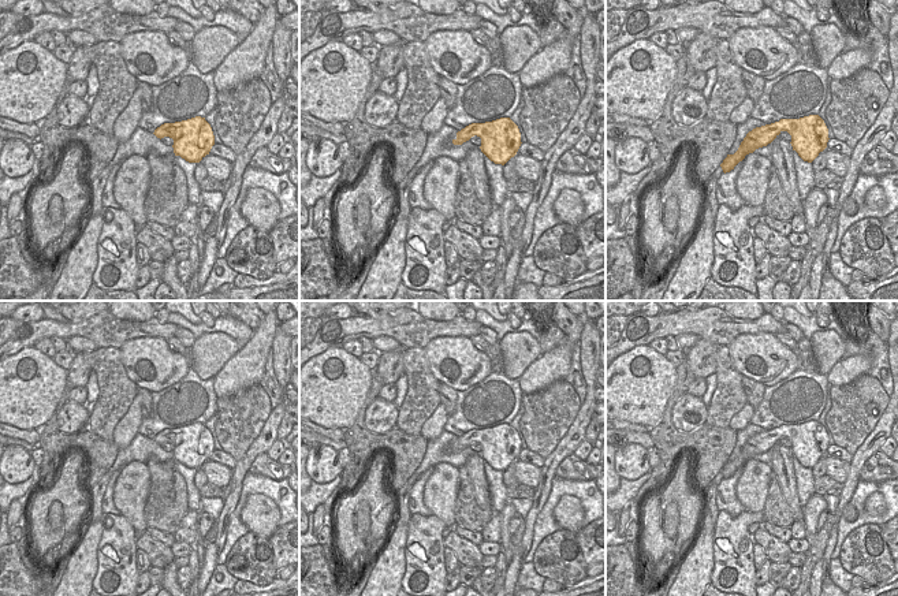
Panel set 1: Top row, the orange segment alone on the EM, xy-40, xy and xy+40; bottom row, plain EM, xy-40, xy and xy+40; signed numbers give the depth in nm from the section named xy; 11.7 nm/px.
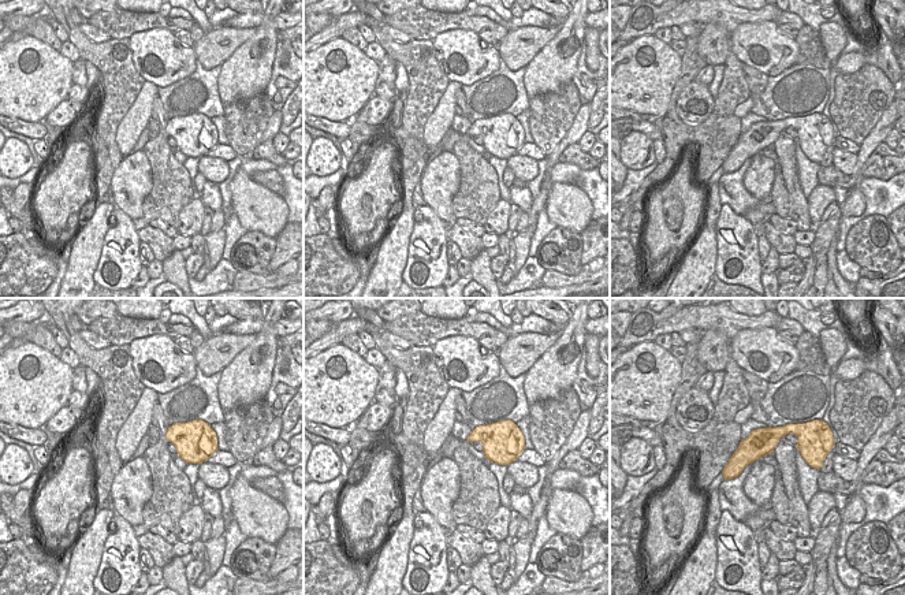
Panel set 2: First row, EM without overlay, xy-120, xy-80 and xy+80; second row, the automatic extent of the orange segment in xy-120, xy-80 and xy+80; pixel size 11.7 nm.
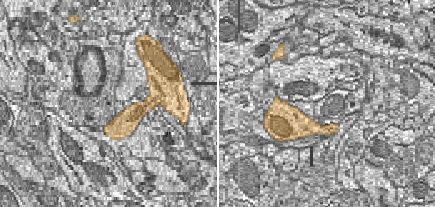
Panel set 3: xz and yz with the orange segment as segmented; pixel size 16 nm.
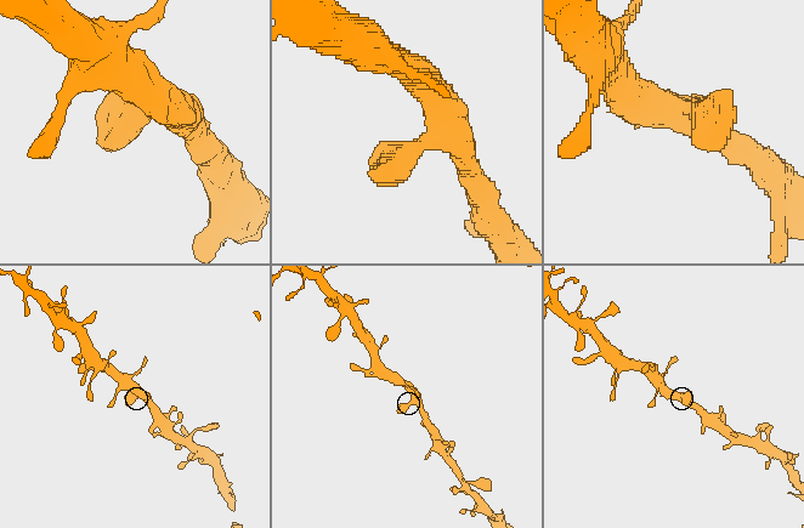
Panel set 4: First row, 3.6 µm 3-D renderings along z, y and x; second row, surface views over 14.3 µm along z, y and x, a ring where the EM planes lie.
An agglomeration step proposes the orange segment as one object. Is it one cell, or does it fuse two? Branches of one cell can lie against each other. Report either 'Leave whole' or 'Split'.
Leave whole

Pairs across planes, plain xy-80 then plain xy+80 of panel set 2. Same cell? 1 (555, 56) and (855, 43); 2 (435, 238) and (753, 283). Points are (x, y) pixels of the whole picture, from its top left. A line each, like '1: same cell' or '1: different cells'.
1: different cells
2: same cell

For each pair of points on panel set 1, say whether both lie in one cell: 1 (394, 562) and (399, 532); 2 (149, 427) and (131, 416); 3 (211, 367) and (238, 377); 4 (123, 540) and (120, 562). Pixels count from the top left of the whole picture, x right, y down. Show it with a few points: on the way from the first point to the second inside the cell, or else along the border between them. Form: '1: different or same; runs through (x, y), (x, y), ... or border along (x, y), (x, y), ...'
1: same; runs through (394, 555), (397, 539)
2: different; border along (144, 418), (137, 432)
3: different; border along (241, 349), (213, 376)
4: same; runs through (120, 546), (120, 557)

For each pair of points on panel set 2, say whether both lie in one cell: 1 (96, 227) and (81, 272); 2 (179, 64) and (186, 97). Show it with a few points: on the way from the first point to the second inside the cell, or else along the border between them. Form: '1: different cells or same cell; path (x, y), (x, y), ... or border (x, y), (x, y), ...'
1: same cell; path (88, 238), (82, 261)
2: different cells; border (196, 59), (196, 69), (190, 74), (157, 88)

